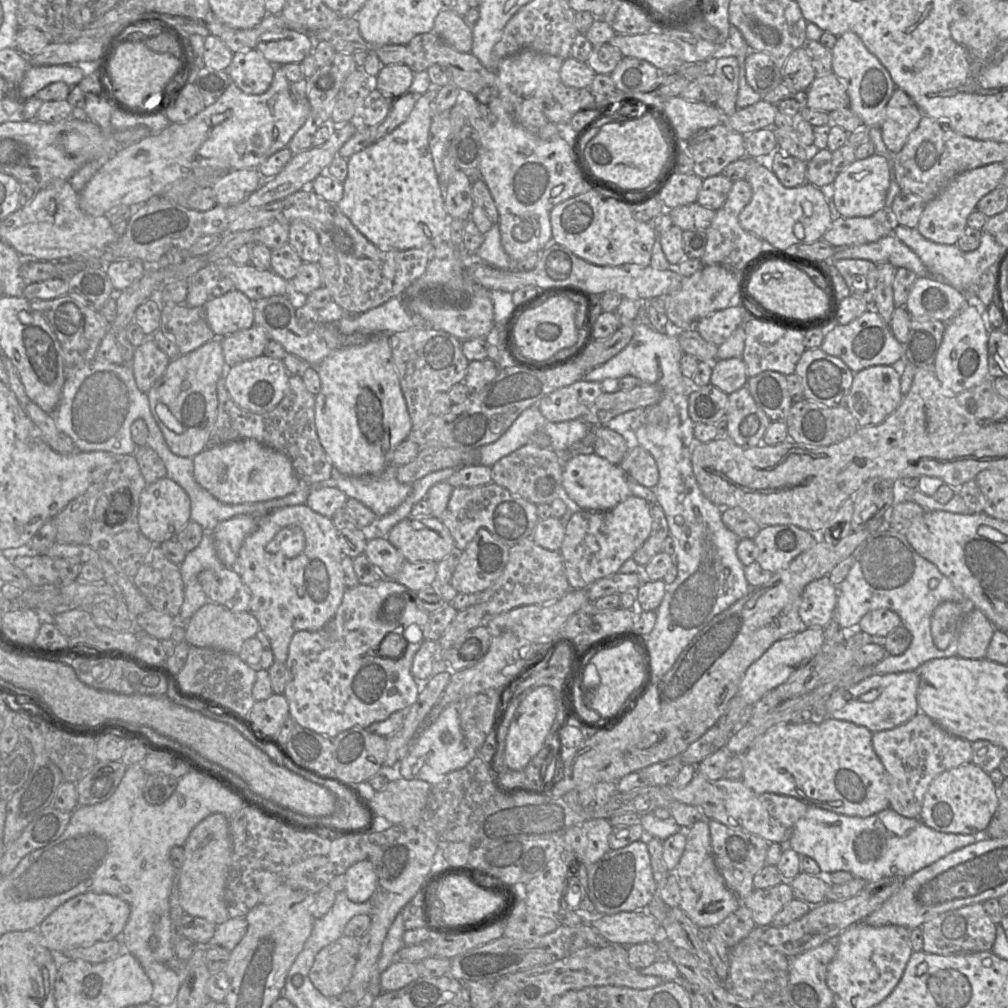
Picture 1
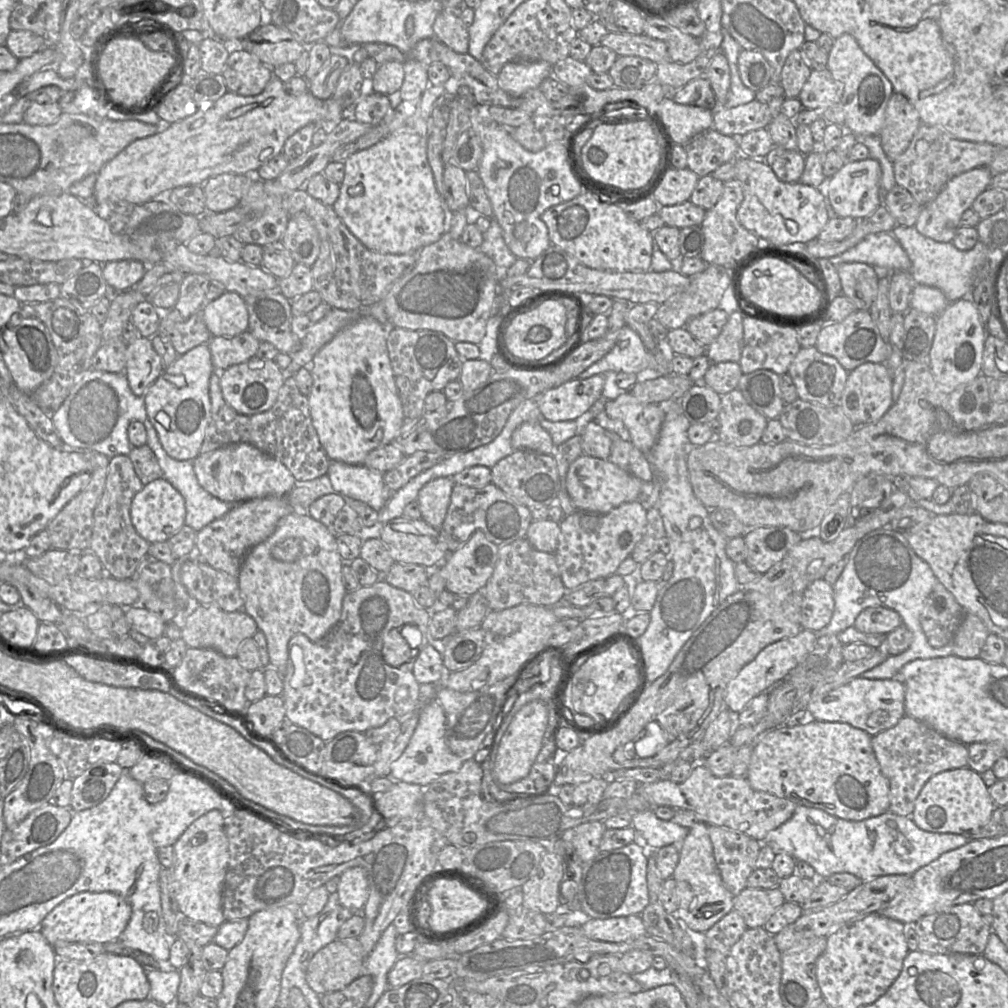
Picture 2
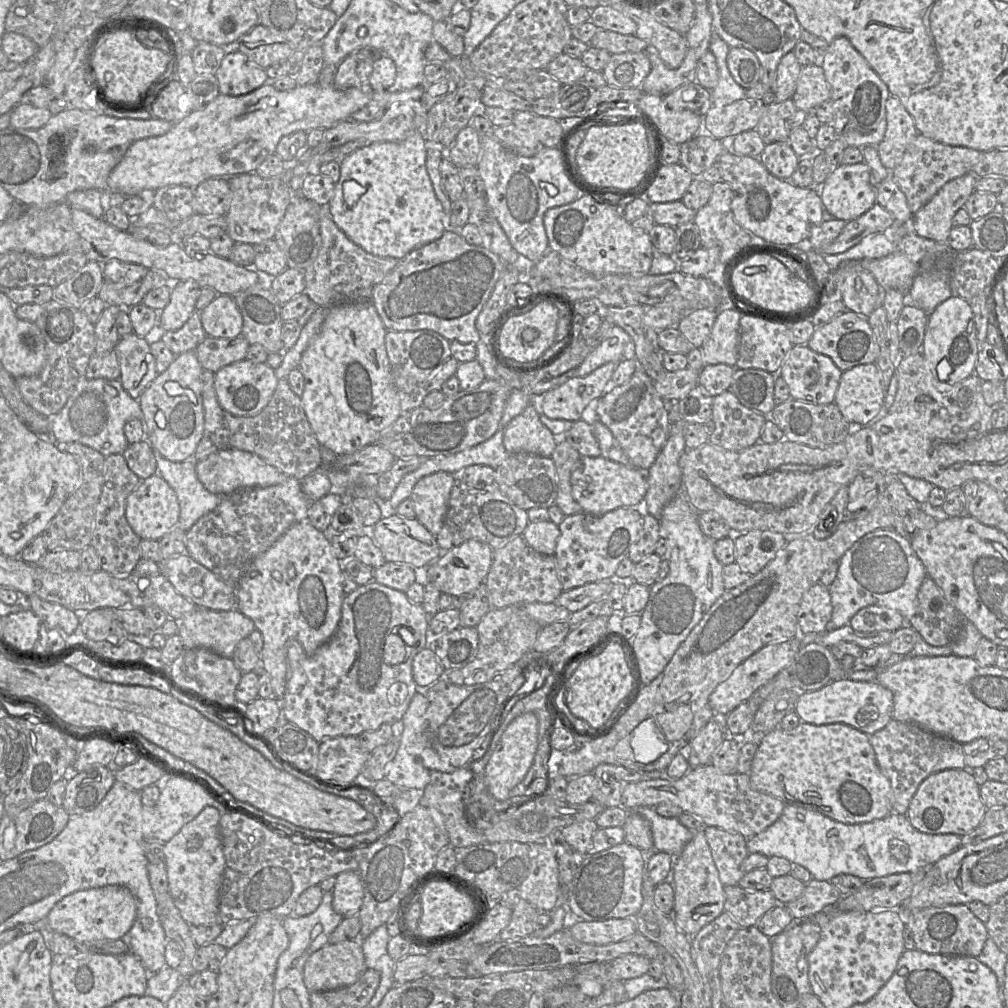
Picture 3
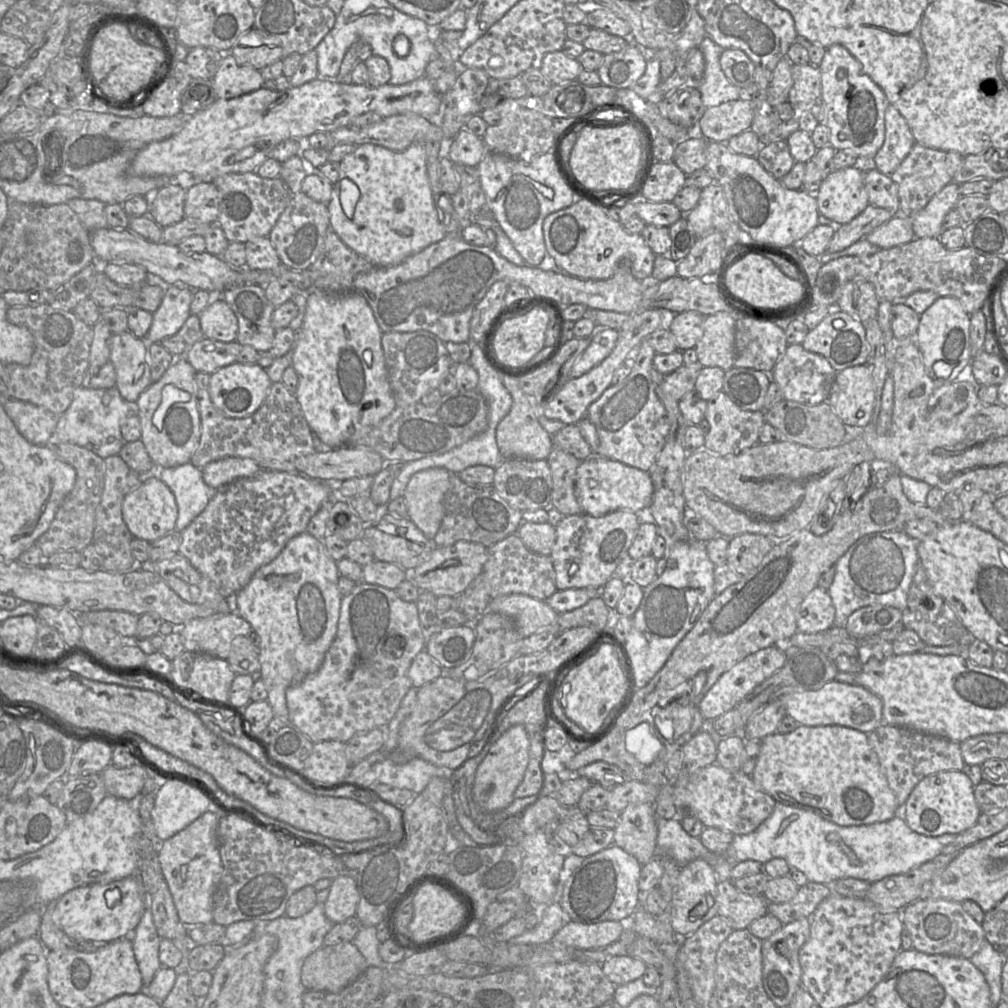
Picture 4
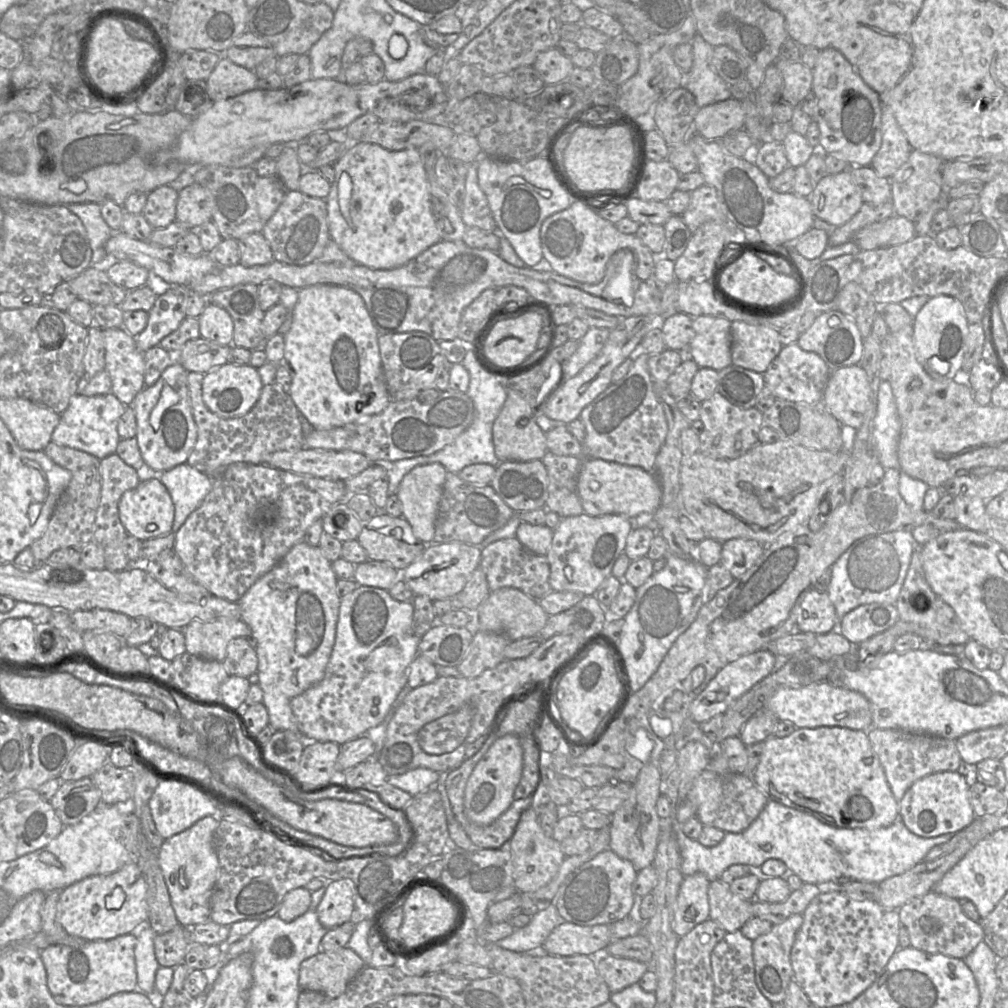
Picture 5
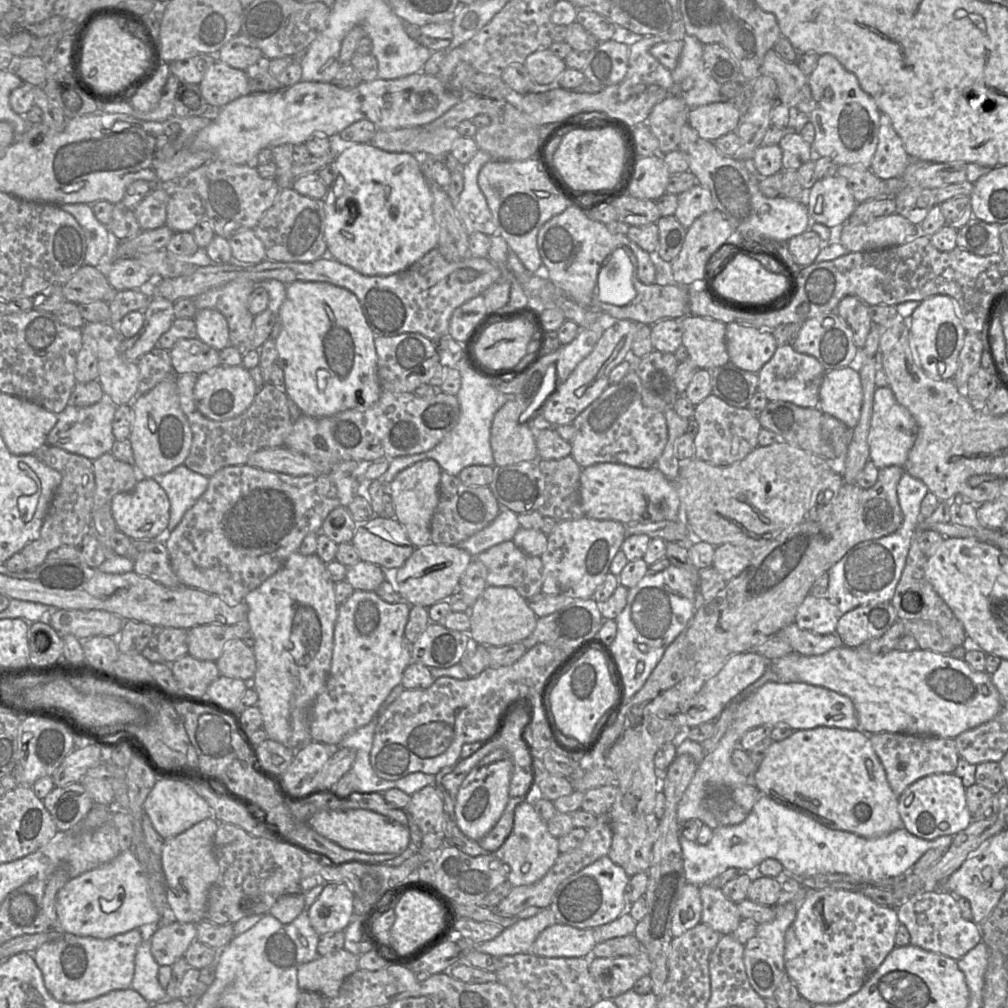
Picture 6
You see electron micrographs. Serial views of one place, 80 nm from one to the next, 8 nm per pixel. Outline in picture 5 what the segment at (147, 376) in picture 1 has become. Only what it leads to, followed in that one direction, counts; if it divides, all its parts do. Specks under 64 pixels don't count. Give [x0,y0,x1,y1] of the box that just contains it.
[102,328,145,406]

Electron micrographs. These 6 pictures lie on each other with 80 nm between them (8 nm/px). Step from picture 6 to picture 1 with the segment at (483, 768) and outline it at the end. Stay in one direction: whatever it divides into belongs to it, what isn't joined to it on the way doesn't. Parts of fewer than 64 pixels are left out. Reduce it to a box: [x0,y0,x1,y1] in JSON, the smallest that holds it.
[504,685,557,775]

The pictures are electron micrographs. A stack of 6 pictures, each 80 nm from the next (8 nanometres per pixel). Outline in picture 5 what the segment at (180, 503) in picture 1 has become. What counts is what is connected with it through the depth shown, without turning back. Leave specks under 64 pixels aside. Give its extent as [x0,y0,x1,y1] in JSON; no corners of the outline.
[118,479,174,541]

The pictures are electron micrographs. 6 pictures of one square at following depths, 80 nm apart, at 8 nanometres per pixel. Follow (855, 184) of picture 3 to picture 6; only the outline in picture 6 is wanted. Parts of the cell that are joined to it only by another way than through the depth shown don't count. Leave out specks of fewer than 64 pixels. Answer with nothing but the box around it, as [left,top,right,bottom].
[805,175,857,230]

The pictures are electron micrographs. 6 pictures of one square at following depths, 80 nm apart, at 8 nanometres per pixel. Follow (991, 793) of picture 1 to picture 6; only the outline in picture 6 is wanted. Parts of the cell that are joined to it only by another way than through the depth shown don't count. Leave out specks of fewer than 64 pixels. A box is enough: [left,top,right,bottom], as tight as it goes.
[898,773,973,840]

